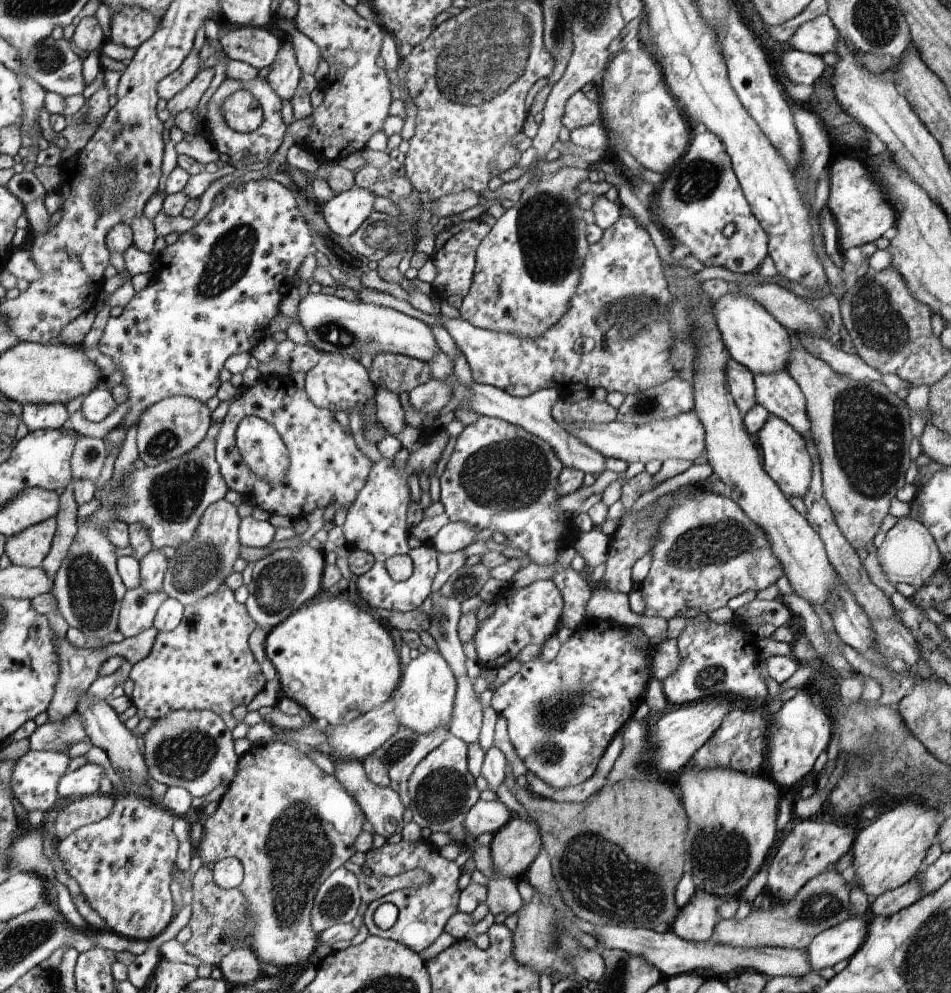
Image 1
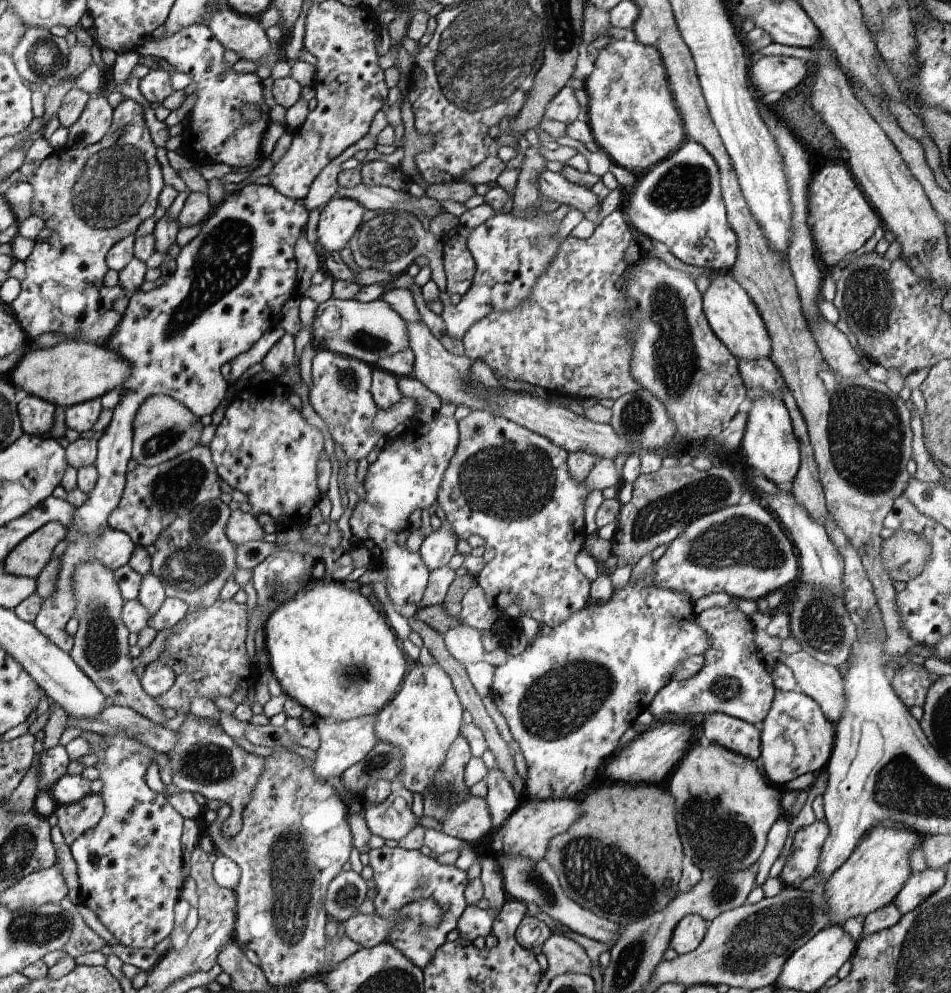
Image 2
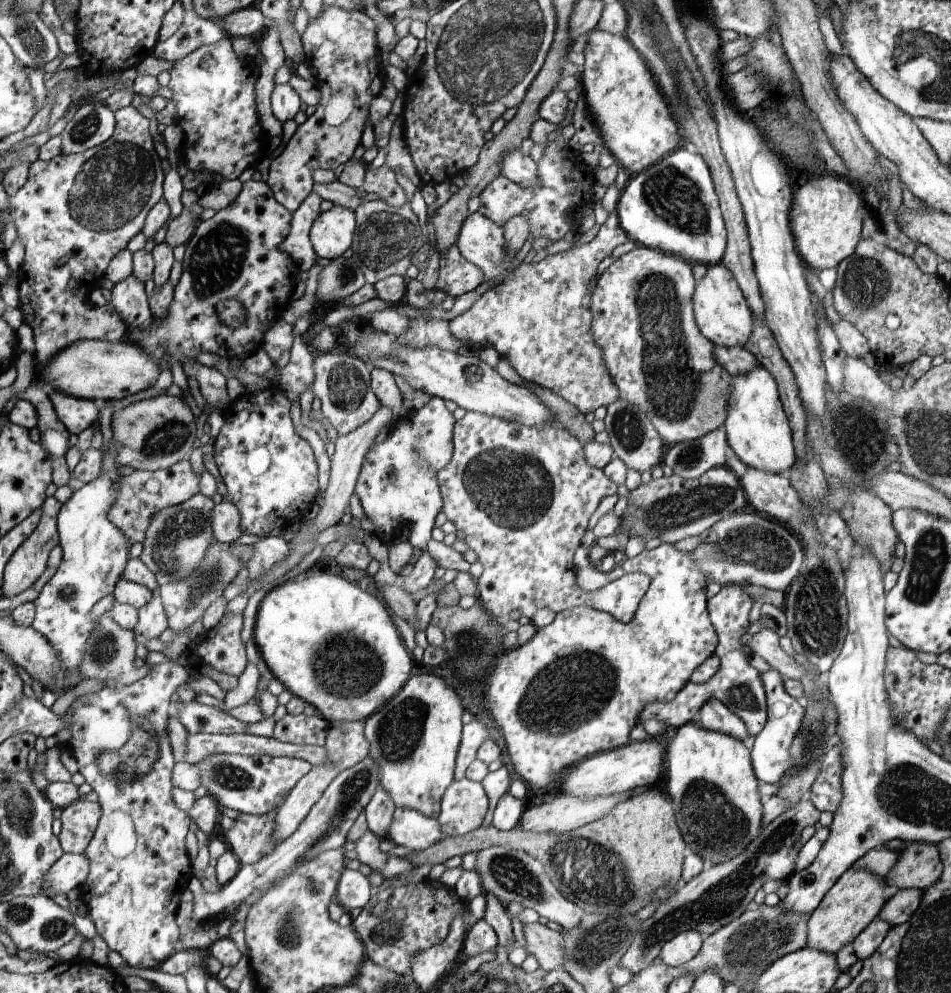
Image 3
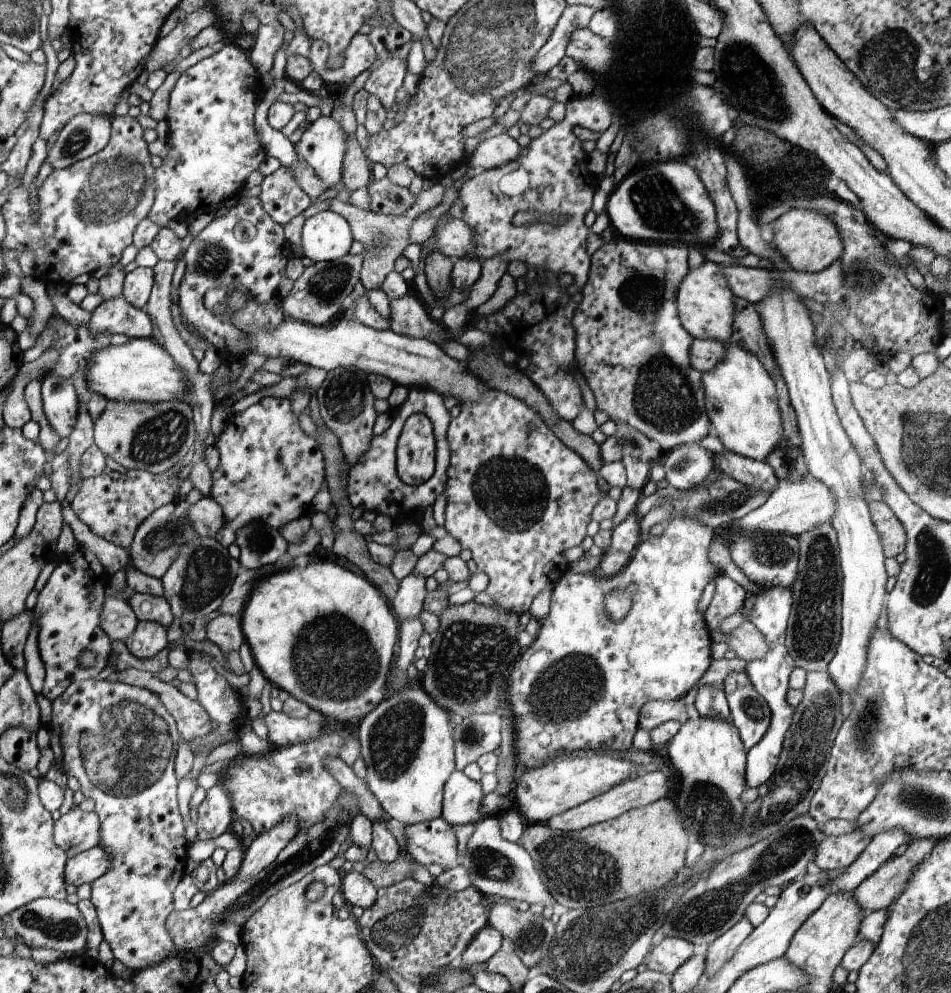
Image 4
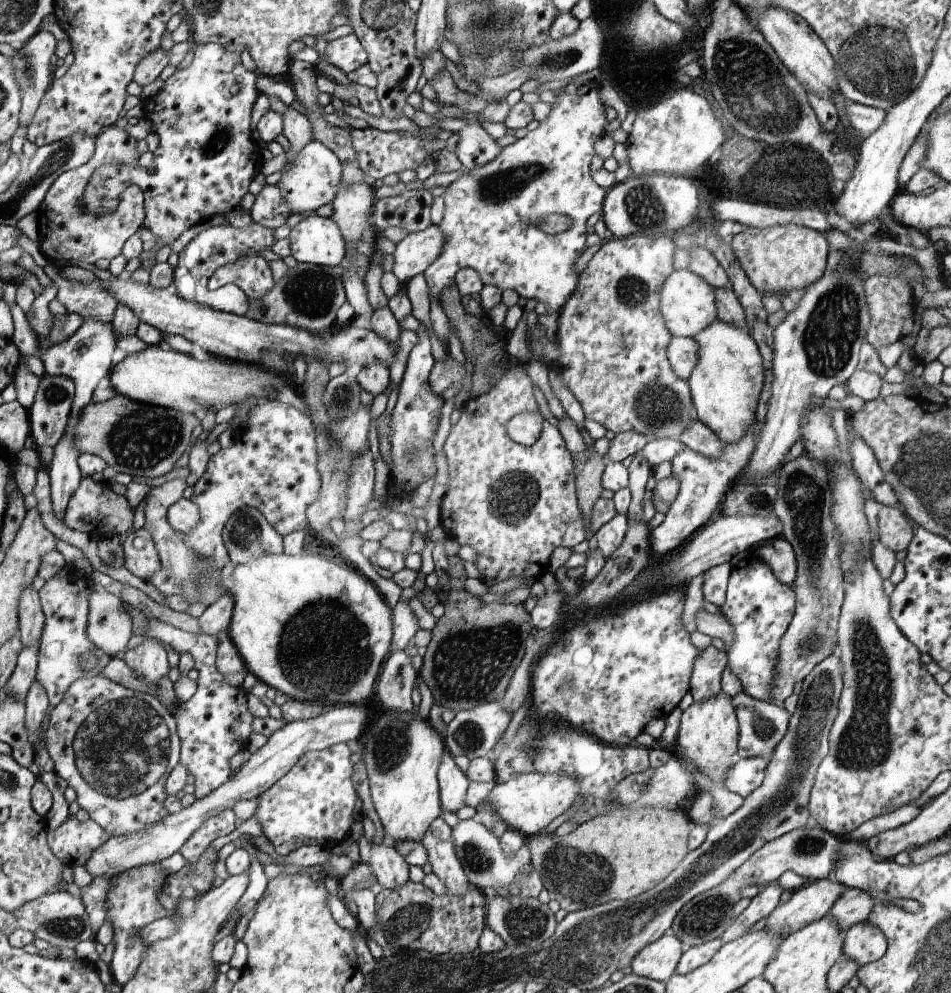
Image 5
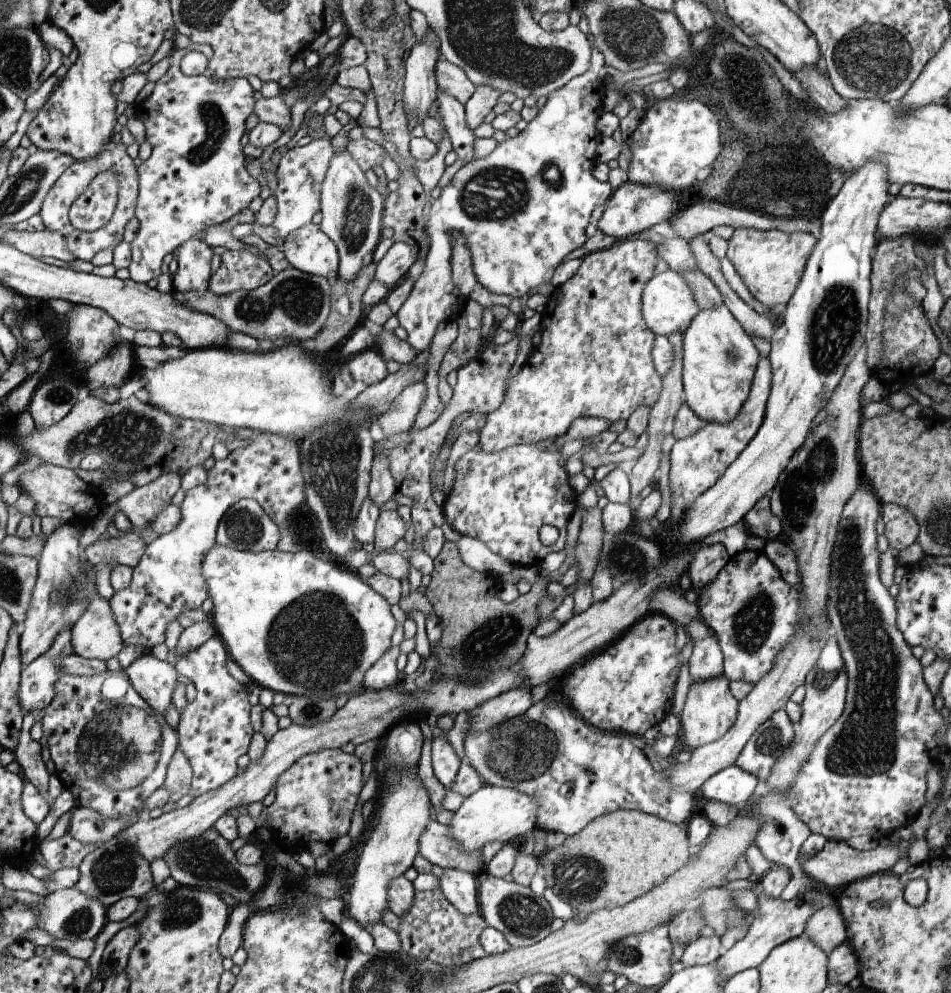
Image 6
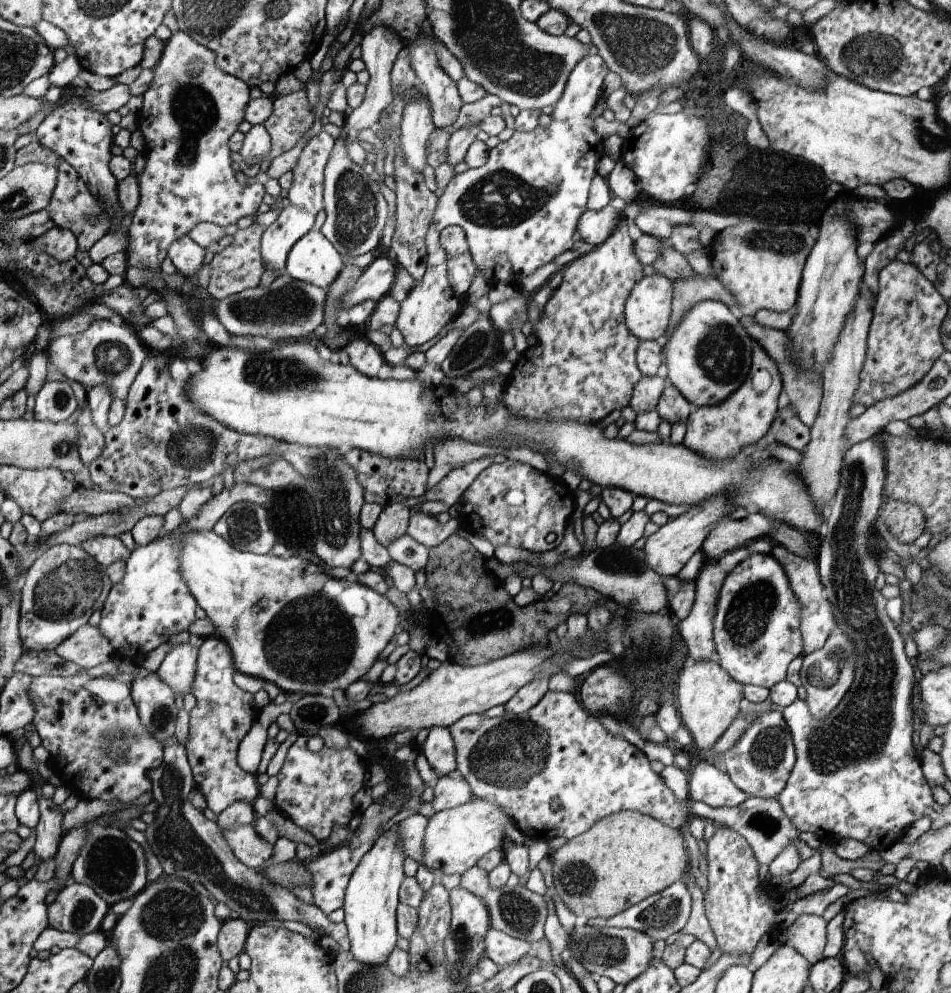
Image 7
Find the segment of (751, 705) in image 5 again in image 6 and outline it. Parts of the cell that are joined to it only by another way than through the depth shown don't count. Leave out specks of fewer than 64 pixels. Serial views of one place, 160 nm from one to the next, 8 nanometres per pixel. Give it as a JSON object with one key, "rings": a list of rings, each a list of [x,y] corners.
{"rings":[[[778,709],[754,731],[734,765],[766,782],[773,766],[793,741],[793,725],[788,713]]]}

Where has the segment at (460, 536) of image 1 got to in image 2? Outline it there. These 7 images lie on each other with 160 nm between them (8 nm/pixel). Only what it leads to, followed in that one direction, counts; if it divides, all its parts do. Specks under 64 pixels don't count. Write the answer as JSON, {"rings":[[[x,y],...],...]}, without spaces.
{"rings":[[[443,527],[424,539],[419,553],[429,572],[446,566],[450,562],[450,558],[457,554],[457,540],[450,530]]]}

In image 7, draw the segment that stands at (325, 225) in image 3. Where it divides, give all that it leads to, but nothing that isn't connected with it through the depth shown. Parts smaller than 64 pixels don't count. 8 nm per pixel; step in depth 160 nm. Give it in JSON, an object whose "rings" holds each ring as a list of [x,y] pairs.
{"rings":[[[310,229],[288,251],[284,270],[296,280],[327,289],[342,270],[342,256],[321,230]]]}

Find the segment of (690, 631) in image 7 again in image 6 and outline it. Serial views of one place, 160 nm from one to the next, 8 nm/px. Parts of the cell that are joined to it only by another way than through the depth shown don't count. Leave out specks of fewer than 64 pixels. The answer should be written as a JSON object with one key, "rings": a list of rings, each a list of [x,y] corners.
{"rings":[[[712,633],[694,642],[688,668],[693,681],[707,681],[723,675],[723,652]]]}

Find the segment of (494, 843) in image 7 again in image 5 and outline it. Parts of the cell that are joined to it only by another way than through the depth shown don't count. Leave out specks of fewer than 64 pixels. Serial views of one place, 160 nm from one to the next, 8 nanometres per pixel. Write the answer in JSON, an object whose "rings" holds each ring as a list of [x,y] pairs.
{"rings":[[[530,772],[514,777],[511,781],[495,784],[494,788],[478,802],[478,806],[488,803],[508,825],[522,833],[526,839],[539,834],[555,818],[572,807],[579,797],[580,785],[570,776],[562,774],[540,774]]]}

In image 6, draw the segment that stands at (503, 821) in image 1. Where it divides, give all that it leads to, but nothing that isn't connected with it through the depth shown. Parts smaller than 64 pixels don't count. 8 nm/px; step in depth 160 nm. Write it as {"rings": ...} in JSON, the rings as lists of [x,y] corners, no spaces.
{"rings":[[[433,737],[432,740],[433,772],[440,784],[450,791],[451,784],[459,773],[462,760],[446,737]]]}

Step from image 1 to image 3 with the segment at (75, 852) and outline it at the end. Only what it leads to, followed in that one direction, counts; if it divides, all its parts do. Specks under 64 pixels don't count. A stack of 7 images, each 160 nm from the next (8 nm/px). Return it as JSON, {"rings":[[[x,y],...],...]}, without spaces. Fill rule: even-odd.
{"rings":[[[164,660],[160,664],[152,665],[150,672],[144,678],[128,684],[128,686],[120,686],[119,688],[104,687],[100,692],[86,693],[82,696],[77,696],[76,700],[72,702],[69,709],[70,716],[72,716],[72,739],[69,743],[70,754],[74,756],[78,764],[78,772],[80,772],[86,783],[89,784],[92,790],[98,796],[98,804],[101,807],[101,818],[97,825],[97,830],[91,840],[88,848],[85,850],[88,862],[91,863],[91,874],[87,881],[80,886],[81,903],[88,909],[89,918],[94,923],[98,935],[106,942],[110,951],[120,954],[124,958],[124,962],[130,967],[138,969],[156,970],[162,966],[168,958],[172,957],[174,952],[174,944],[178,942],[178,924],[176,924],[176,910],[180,904],[180,896],[186,894],[188,882],[190,882],[190,858],[186,854],[186,846],[184,846],[184,838],[188,834],[188,826],[190,826],[190,816],[184,814],[180,808],[176,808],[172,796],[170,796],[170,772],[174,770],[174,760],[172,760],[172,750],[168,744],[168,724],[171,724],[171,709],[172,694],[177,692],[178,687],[187,683],[189,676],[183,666],[170,660]],[[81,700],[88,700],[87,704],[81,704]]]}

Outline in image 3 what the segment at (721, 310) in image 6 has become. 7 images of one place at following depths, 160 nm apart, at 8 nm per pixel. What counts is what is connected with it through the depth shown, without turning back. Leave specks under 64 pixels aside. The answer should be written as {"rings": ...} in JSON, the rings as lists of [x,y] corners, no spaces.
{"rings":[[[761,365],[744,374],[732,376],[728,394],[728,416],[724,422],[726,440],[740,460],[751,468],[788,476],[795,462],[795,449],[788,416],[783,410],[780,394],[770,372]]]}

